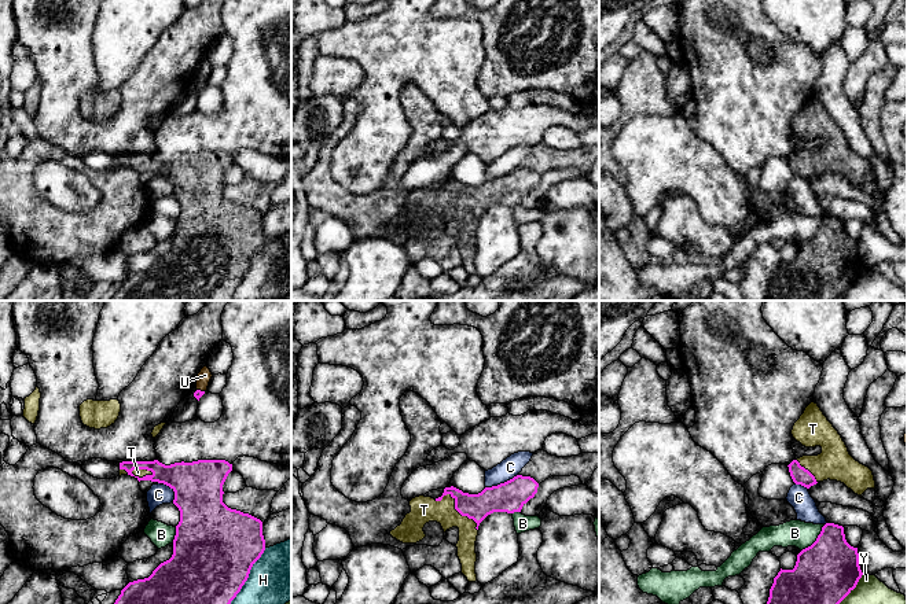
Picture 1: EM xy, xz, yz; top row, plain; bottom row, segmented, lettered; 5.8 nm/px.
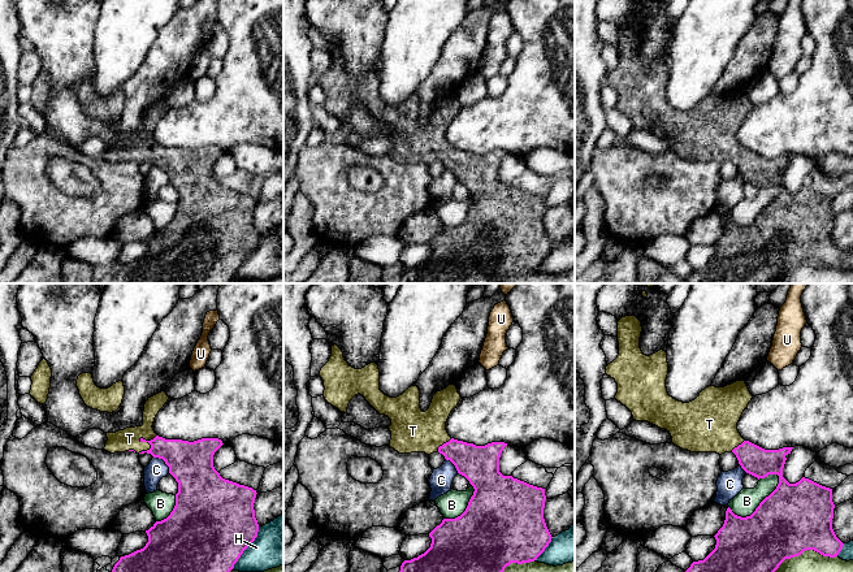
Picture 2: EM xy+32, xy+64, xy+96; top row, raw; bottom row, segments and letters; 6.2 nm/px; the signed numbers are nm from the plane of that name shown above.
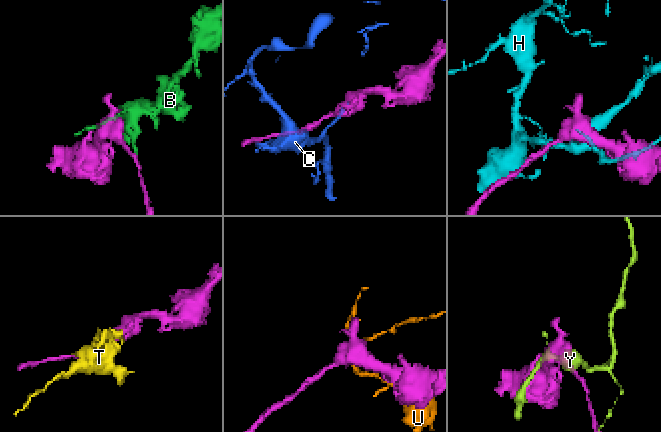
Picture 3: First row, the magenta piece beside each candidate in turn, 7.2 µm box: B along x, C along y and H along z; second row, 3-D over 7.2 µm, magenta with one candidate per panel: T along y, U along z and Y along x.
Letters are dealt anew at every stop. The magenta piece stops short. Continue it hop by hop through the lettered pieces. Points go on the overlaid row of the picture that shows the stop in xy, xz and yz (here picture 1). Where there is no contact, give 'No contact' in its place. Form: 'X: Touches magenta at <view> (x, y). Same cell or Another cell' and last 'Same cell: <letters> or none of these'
B: Touches magenta at yz (816, 540). Another cell
C: Touches magenta at xz (502, 483). Another cell
H: Touches magenta at xy (248, 575). Another cell
T: Touches magenta at xz (455, 508). Same cell
U: Touches magenta at xy (199, 390). Another cell
Y: Touches magenta at yz (852, 589). Another cell
Same cell: T

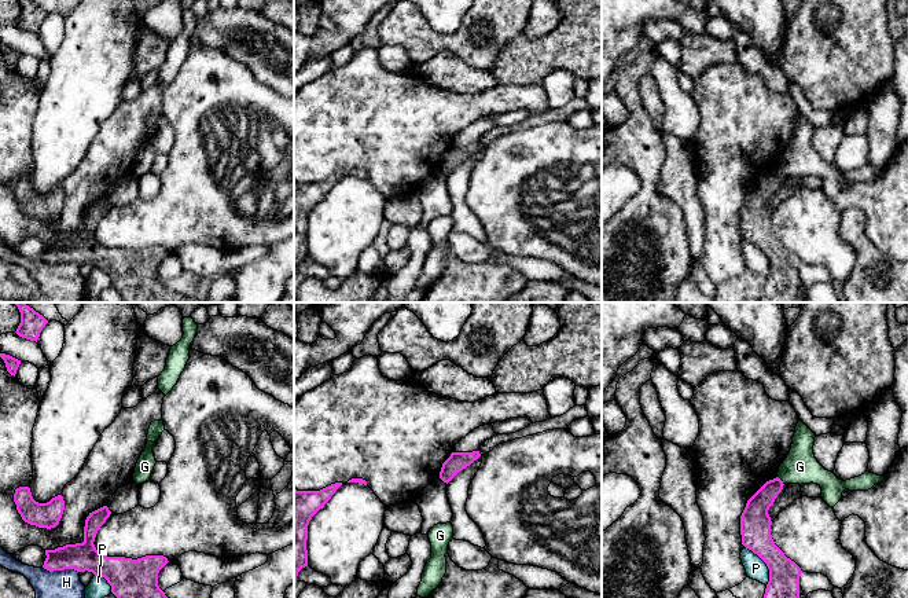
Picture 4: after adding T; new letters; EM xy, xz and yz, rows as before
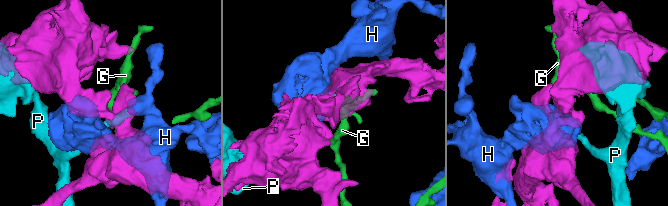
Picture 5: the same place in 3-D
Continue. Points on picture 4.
G: Touches magenta at yz (780, 480). Another cell
H: Touches magenta at xy (61, 569). Another cell
P: Touches magenta at yz (765, 562). Another cell
Same cell: none of these

